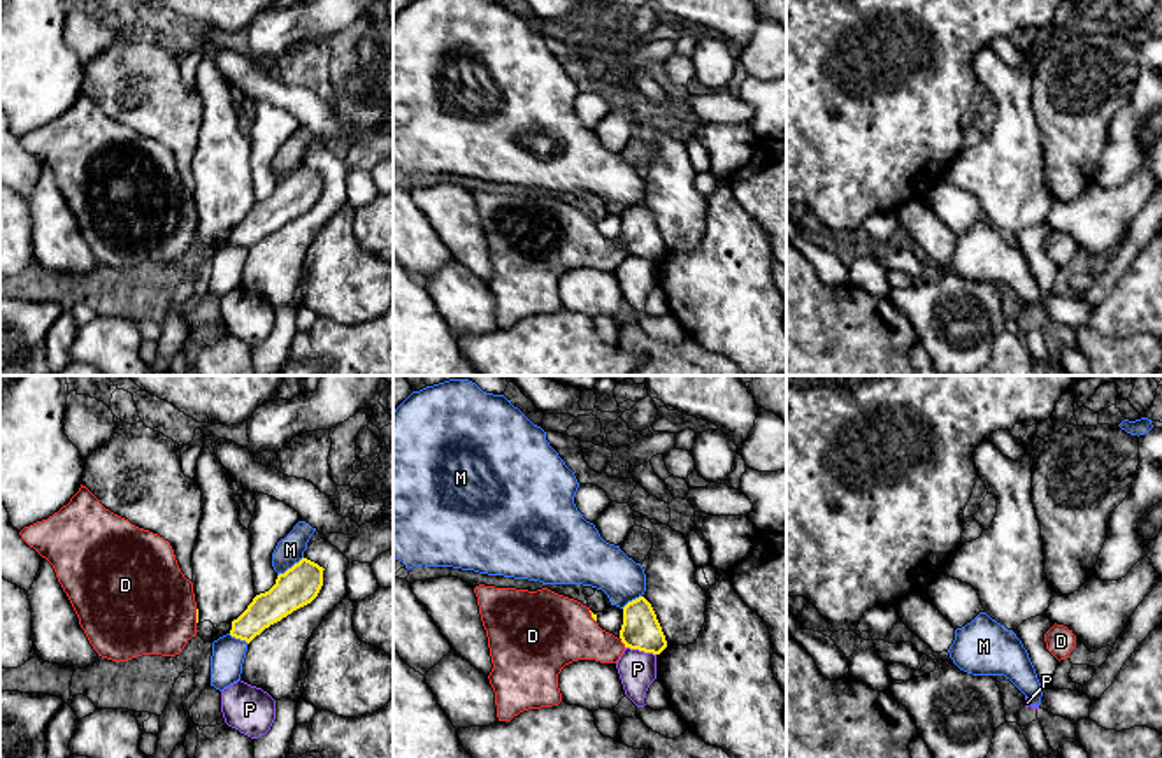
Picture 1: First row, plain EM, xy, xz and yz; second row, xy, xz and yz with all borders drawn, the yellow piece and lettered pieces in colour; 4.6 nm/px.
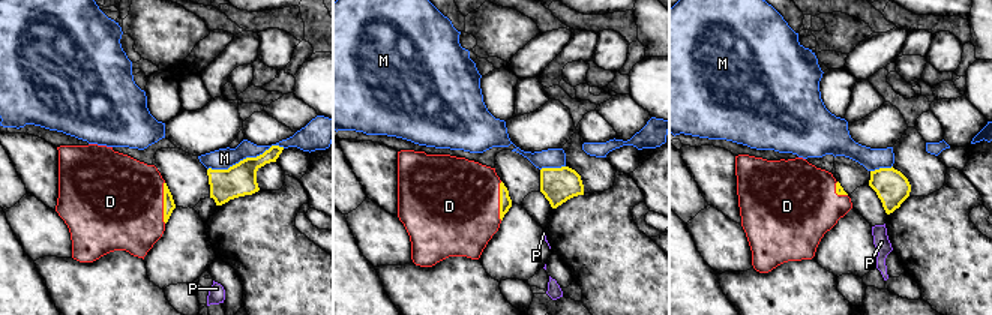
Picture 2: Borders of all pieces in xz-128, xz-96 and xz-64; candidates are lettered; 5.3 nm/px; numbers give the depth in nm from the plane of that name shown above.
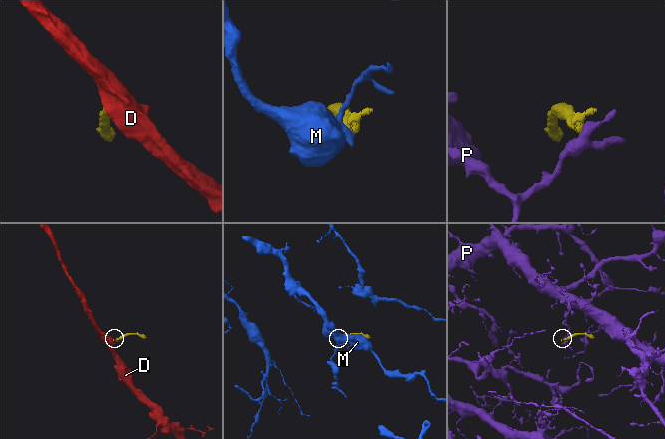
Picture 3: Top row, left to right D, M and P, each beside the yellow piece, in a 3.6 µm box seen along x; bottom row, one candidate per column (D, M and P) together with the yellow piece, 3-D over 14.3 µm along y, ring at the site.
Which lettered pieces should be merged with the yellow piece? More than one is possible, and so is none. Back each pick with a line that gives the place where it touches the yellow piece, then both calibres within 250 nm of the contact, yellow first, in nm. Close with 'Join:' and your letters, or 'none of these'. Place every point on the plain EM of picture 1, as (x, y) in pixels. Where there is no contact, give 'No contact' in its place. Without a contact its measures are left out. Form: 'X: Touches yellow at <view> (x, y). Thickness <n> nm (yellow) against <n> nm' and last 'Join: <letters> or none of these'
D: Touches yellow at xz (624, 250). Thickness 180 nm (yellow) against 240 nm
Join: D

